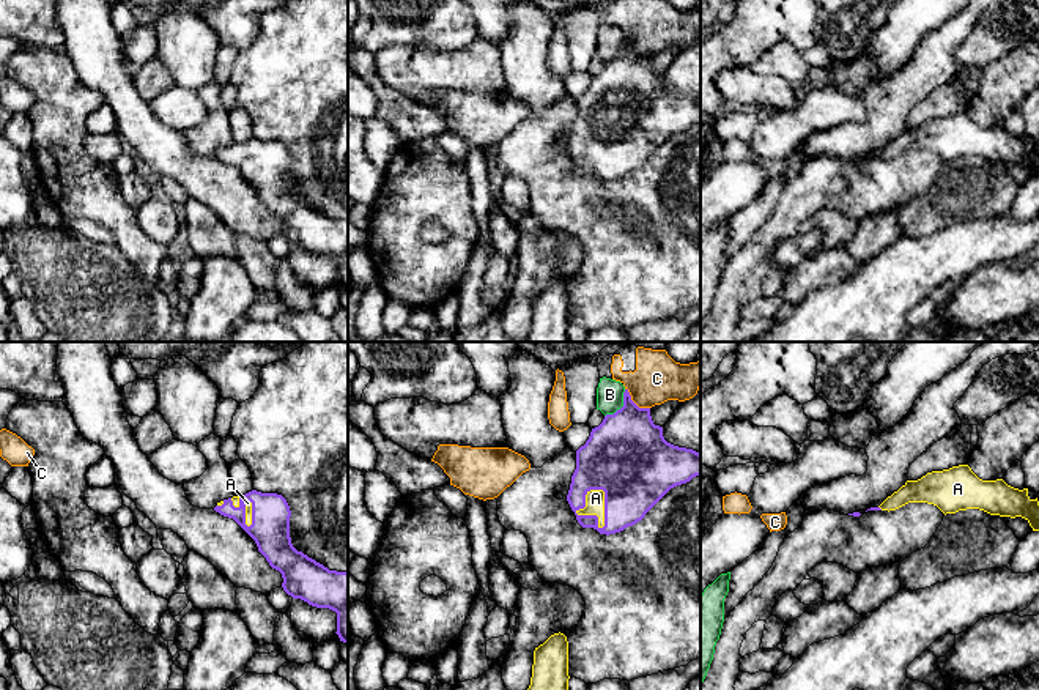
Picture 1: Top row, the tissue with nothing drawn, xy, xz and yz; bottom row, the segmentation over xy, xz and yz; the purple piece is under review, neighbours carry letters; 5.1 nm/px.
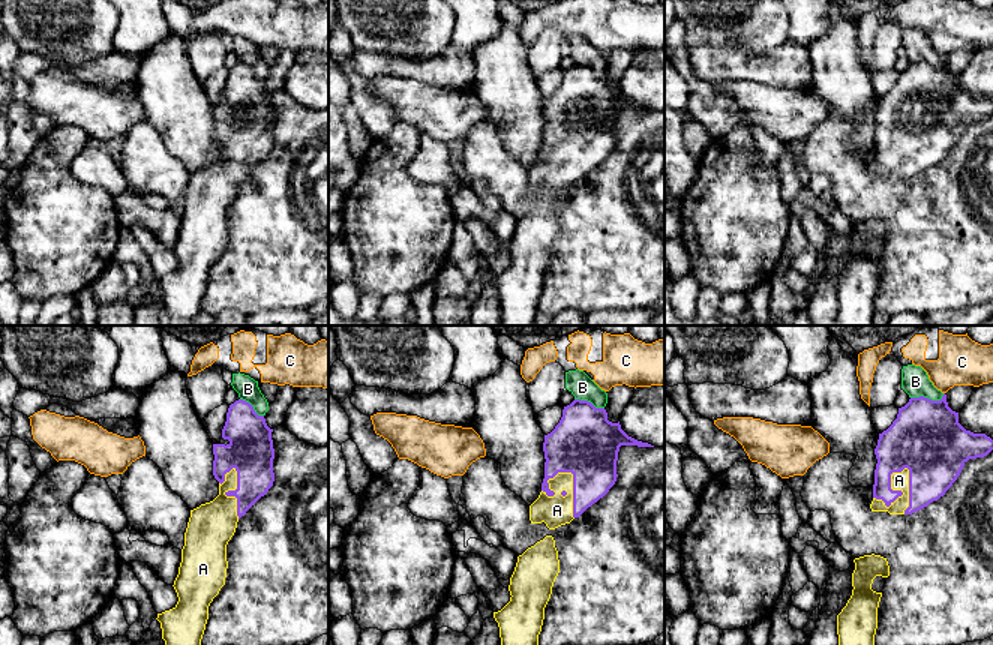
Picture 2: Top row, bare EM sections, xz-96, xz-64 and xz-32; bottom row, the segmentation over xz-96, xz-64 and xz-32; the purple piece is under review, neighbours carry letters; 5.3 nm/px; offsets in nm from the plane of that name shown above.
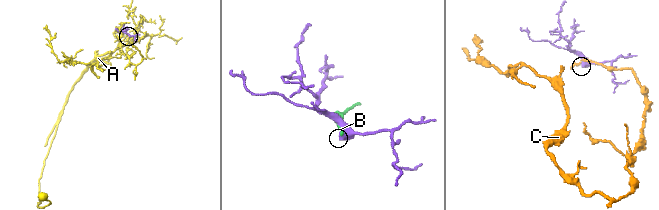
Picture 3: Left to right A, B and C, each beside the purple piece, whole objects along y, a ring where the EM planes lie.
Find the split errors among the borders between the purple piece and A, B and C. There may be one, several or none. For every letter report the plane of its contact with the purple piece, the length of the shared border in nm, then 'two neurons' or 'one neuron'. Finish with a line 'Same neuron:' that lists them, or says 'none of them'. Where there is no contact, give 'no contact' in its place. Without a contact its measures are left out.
A: contact in xz; length 220 nm; one neuron
B: contact in xz; length 180 nm; two neurons
C: contact in xz; length 170 nm; two neurons
Same neuron: A

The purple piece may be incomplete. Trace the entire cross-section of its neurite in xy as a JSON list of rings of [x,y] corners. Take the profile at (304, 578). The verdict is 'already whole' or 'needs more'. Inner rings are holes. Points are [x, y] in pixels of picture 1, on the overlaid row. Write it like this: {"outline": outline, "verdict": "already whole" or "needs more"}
{"outline": [[[252,490],[217,503],[214,510],[233,518],[255,540],[269,566],[282,573],[288,595],[335,611],[335,633],[348,643],[348,572],[329,570],[293,547],[291,510],[282,495]]], "verdict": "needs more"}

